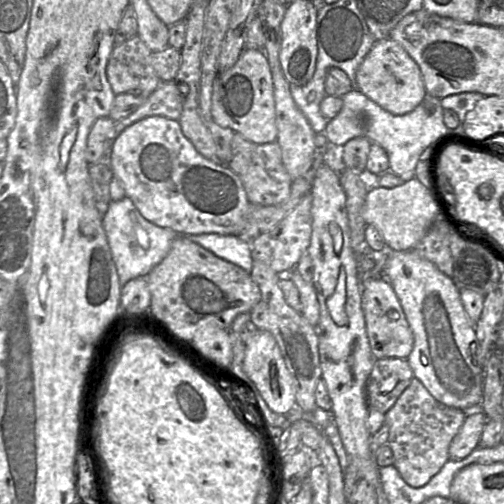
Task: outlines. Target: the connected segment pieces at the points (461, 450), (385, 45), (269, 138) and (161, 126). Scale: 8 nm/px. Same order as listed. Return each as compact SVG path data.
M480 408L466 411L464 422L449 446L449 458L459 460L467 457L478 447L486 417Z
M390 38L375 41L357 70L356 84L365 96L393 115L411 112L426 96L419 66L398 42Z
M244 49L230 69L218 73L212 88L211 117L219 126L230 128L254 144L276 141L274 84L272 70L263 50Z
M149 116L128 126L121 132L114 142L111 162L113 177L119 180L124 188L126 196L132 200L136 208L145 219L157 226L171 229L179 235L216 233L235 236L241 236L242 230L246 227L246 214L249 208L249 200L239 175L232 171L228 165L219 161L210 160L200 154L192 142L182 132L178 120L170 119L164 116Z

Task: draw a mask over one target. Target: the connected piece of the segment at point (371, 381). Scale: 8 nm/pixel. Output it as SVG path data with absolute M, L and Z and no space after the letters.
M375 359L366 381L366 401L369 409L385 414L407 388L413 372L407 359Z

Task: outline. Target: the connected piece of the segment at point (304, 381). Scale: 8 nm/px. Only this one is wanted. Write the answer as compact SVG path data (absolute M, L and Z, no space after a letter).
M253 260L250 275L261 293L259 303L250 311L250 321L257 329L268 331L273 335L294 382L297 409L305 413L312 413L317 409L315 388L321 378L317 326L310 325L300 312L295 311L285 301L279 286L280 276L284 275L279 275L259 260Z

